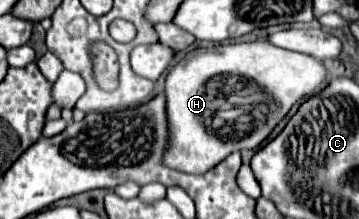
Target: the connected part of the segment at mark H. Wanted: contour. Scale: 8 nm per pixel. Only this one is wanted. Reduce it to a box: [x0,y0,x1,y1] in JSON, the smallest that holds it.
[164,39,328,175]

